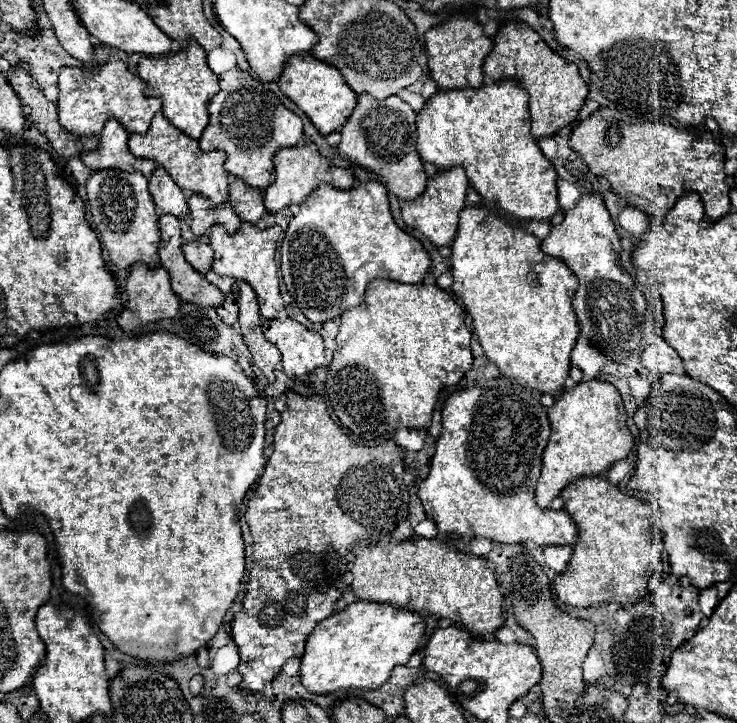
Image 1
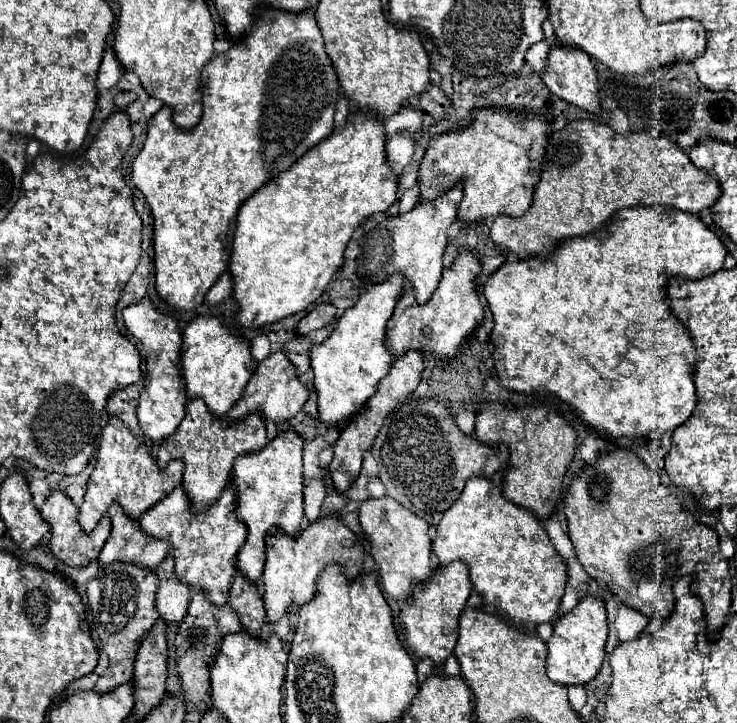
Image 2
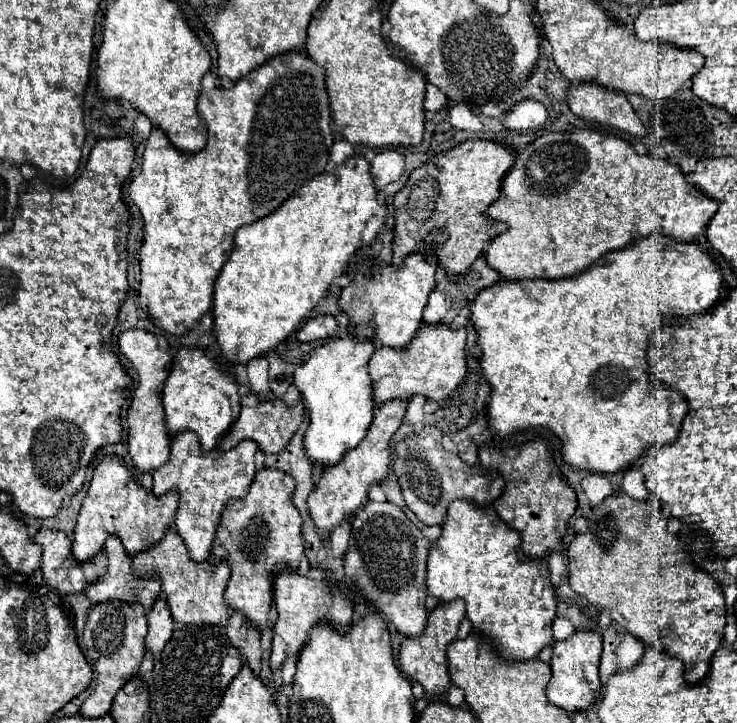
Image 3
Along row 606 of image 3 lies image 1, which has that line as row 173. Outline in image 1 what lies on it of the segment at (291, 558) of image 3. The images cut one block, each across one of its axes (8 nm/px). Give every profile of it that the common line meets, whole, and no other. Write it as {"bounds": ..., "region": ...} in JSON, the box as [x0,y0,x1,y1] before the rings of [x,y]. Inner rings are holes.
{"bounds":[198,68,302,190],"region":[[[232,68],[220,76],[220,92],[210,100],[208,112],[210,122],[198,140],[200,148],[204,152],[224,150],[228,154],[226,170],[260,190],[268,188],[274,180],[274,152],[296,146],[302,138],[302,118],[284,108],[262,82],[240,68]]]}

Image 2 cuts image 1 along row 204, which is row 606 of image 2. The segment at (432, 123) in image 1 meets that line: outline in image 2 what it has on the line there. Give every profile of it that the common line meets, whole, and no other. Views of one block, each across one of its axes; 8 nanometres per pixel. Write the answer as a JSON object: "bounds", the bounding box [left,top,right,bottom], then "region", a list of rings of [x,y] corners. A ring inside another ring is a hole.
{"bounds":[432,478,568,626],"region":[[[470,478],[460,498],[444,512],[436,530],[438,534],[432,542],[432,550],[436,552],[440,564],[446,566],[454,560],[464,560],[470,568],[470,580],[474,588],[484,596],[484,602],[510,616],[514,626],[534,626],[554,620],[568,580],[566,564],[556,554],[542,522],[530,510],[508,502],[502,496],[502,490],[490,478]]]}

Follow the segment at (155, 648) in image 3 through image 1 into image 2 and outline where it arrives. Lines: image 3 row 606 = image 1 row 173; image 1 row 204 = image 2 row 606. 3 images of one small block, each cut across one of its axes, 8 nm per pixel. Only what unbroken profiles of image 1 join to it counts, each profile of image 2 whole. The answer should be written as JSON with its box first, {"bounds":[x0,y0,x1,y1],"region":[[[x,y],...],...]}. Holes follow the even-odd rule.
{"bounds":[156,554,192,624],"region":[[[168,554],[156,568],[156,574],[160,578],[160,586],[156,592],[156,608],[160,612],[160,618],[166,624],[178,624],[184,618],[184,610],[188,608],[192,590],[176,578],[172,554]]]}

